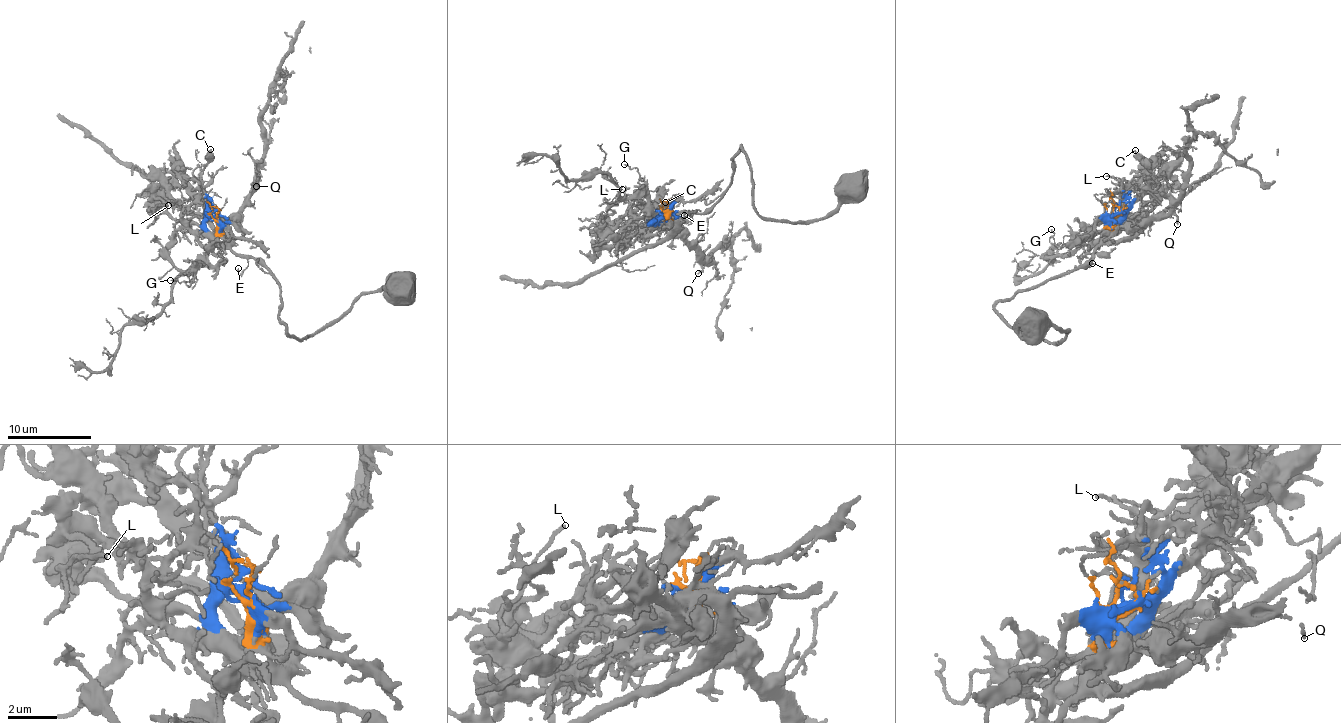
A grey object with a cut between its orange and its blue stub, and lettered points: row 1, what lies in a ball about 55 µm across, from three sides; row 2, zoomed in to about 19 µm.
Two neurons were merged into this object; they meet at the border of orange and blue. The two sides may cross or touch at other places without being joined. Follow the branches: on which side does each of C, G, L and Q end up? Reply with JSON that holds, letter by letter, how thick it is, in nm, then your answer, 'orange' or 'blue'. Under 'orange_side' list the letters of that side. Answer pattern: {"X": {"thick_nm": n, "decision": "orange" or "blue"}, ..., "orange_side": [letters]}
{"C": {"thick_nm": 300, "decision": "blue"}, "G": {"thick_nm": 120, "decision": "orange"}, "L": {"thick_nm": 80, "decision": "blue"}, "Q": {"thick_nm": 120, "decision": "orange"}, "orange_side": ["G", "Q"]}

